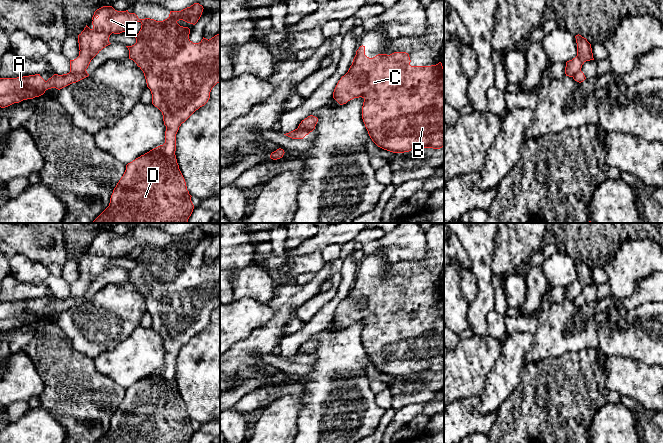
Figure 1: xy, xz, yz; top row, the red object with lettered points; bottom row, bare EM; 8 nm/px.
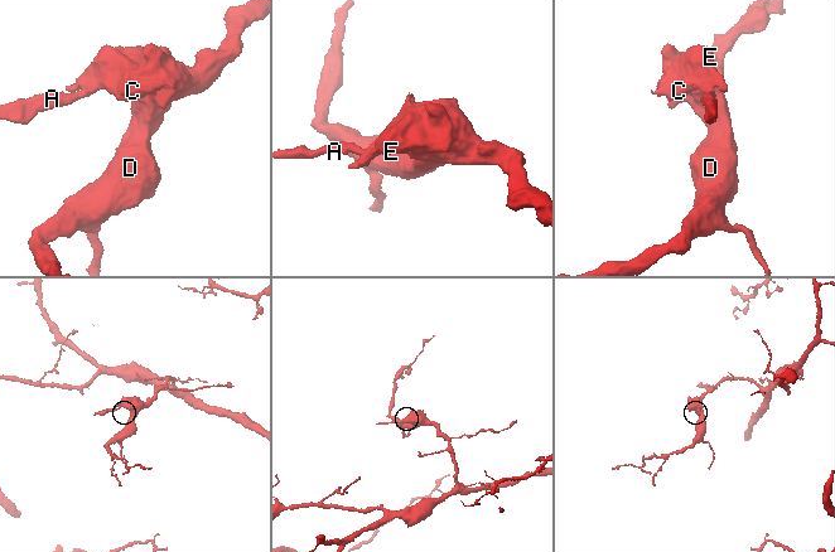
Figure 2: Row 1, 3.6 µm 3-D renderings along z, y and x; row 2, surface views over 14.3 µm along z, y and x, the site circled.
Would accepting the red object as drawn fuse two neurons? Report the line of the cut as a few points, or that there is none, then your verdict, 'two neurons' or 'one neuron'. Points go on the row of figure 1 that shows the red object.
xy (70, 70), (74, 72), (85, 71) | two neurons

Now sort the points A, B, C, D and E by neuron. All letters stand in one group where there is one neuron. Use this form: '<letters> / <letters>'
A / B C D E

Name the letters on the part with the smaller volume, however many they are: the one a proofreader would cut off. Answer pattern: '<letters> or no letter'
A

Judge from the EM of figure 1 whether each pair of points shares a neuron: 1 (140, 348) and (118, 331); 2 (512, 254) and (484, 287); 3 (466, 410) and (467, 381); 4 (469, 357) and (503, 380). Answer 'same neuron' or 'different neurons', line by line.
1: different neurons
2: different neurons
3: different neurons
4: different neurons

